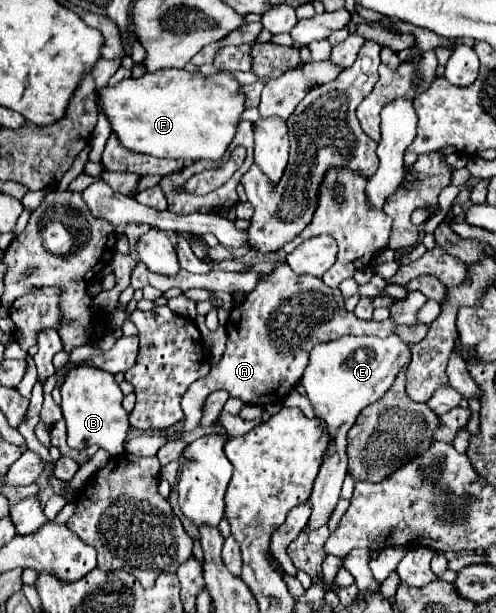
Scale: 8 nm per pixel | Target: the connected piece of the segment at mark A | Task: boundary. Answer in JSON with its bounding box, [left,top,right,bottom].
[125,261,429,457]

